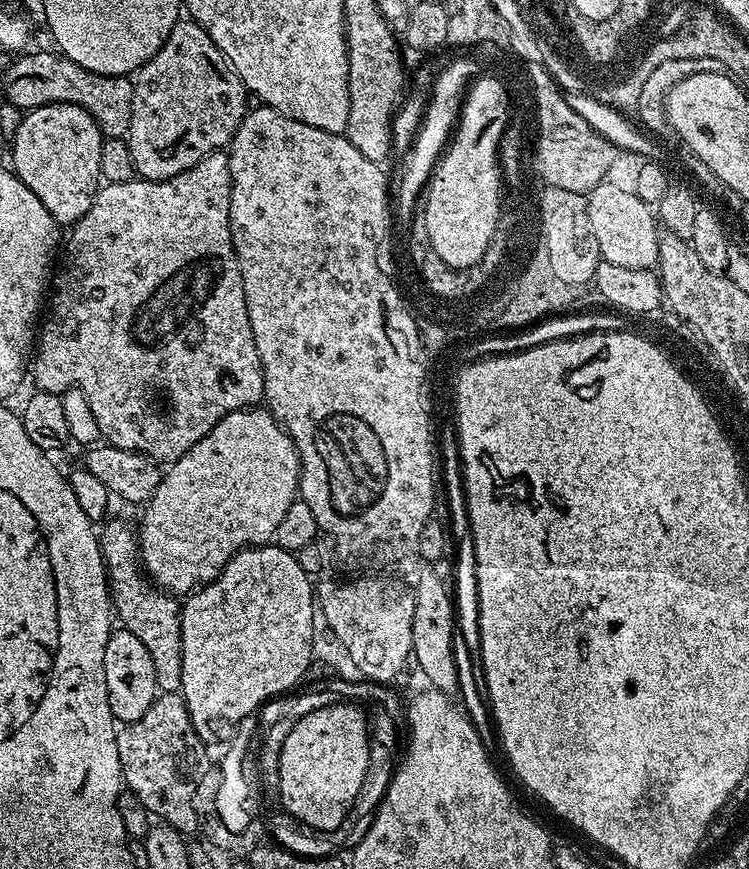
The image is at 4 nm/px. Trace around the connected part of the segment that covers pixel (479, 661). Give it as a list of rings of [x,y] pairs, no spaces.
[[[464,534],[462,540],[454,541],[454,599],[456,602],[456,626],[460,650],[460,677],[462,694],[466,698],[466,715],[472,723],[471,731],[475,739],[485,746],[492,746],[498,740],[496,713],[492,706],[492,695],[488,679],[484,673],[484,635],[482,634],[482,614],[480,613],[480,575],[476,561],[476,536]]]

